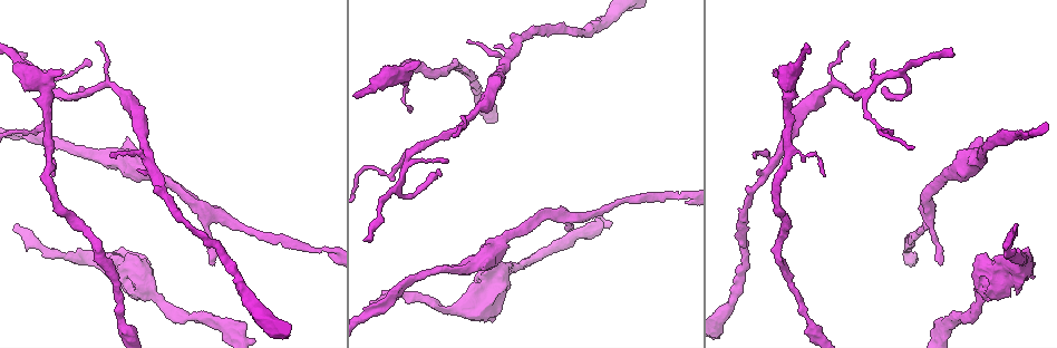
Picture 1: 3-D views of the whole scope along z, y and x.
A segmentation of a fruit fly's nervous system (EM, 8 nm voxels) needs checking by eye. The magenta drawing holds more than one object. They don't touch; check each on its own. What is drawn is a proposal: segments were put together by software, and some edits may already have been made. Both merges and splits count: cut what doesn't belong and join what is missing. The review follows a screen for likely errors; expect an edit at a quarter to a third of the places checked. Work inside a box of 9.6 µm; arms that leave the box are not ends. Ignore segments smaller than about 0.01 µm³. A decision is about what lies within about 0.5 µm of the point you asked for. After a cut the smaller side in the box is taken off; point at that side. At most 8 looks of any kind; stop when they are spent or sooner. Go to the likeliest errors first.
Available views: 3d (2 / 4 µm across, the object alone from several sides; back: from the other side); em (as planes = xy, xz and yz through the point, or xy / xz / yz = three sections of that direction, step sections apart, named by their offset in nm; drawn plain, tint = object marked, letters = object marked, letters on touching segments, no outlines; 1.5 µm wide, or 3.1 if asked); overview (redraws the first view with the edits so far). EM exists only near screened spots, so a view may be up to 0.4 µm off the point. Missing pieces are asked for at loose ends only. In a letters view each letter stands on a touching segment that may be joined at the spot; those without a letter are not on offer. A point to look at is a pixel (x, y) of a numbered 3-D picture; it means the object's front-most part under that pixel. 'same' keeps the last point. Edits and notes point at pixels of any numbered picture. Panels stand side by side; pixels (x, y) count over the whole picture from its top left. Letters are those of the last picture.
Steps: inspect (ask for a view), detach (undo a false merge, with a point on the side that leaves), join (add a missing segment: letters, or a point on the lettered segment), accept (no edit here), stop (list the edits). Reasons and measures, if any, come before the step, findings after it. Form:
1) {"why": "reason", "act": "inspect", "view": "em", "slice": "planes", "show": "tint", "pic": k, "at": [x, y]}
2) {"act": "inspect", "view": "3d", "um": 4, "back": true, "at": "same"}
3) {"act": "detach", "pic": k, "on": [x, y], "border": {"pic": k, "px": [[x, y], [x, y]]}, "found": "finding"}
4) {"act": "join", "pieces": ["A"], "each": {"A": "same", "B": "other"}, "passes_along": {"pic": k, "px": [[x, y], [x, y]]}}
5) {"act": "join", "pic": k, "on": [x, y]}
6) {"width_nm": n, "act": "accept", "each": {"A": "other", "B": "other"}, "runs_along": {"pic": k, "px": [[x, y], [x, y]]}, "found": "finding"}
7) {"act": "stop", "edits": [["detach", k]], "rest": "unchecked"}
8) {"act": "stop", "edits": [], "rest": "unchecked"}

{"why": "end of a long branch", "act": "inspect", "view": "em", "slice": "xz", "step": 8, "show": "letters", "pic": 1, "at": [15, 228]}

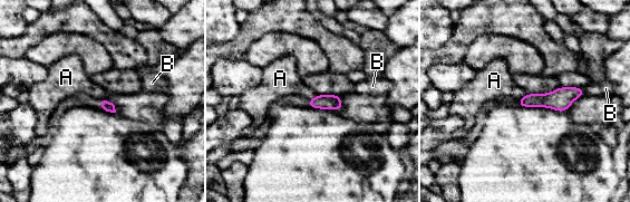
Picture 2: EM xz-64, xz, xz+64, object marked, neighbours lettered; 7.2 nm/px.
{"act": "accept", "each": {"A": "other", "B": "other"}, "runs_along": {"pic": 2, "px": [[581, 93], [560, 99], [520, 102]]}, "found": "no lettered segment goes on from it"}

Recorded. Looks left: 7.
{"why": "an open end", "act": "inspect", "view": "em", "slice": "planes", "show": "letters", "pic": 1, "at": [981, 138]}

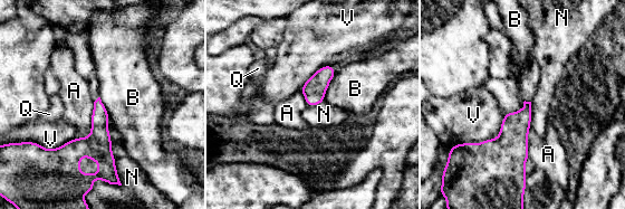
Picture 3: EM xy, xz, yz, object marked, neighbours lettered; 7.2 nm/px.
{"longest_contact_nm": ["N", 440], "act": "accept", "each": {"A": "other", "B": "other", "N": "other", "Q": "other", "V": "other"}, "found": "no lettered segment goes on from it"}

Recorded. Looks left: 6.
{"why": "thin neck", "act": "inspect", "view": "em", "slice": "planes", "show": "tint", "pic": 1, "at": [681, 195]}

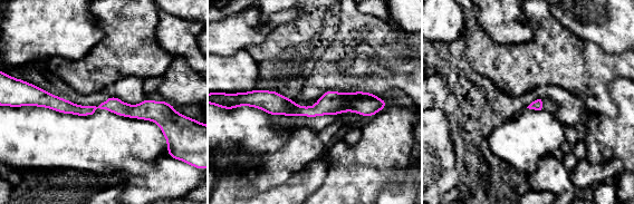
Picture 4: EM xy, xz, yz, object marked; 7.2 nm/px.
{"why": "what lies round it", "act": "inspect", "view": "em", "slice": "planes", "show": "letters", "at": "same"}

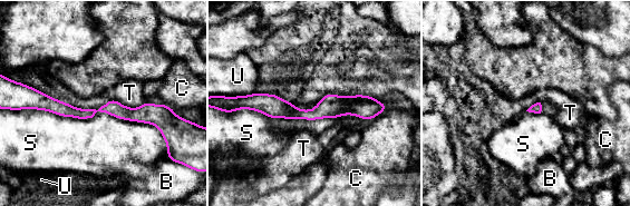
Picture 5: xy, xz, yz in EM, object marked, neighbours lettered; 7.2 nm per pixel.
{"width_nm": 80, "act": "accept", "each": {"B": "other", "C": "other", "S": "other", "T": "other", "U": "other"}, "border": {"pic": 5, "px": [[31, 108], [153, 124], [167, 157]]}, "found": "all the same neuron"}

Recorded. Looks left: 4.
{"act": "stop", "edits": [], "rest": "unchecked"}

